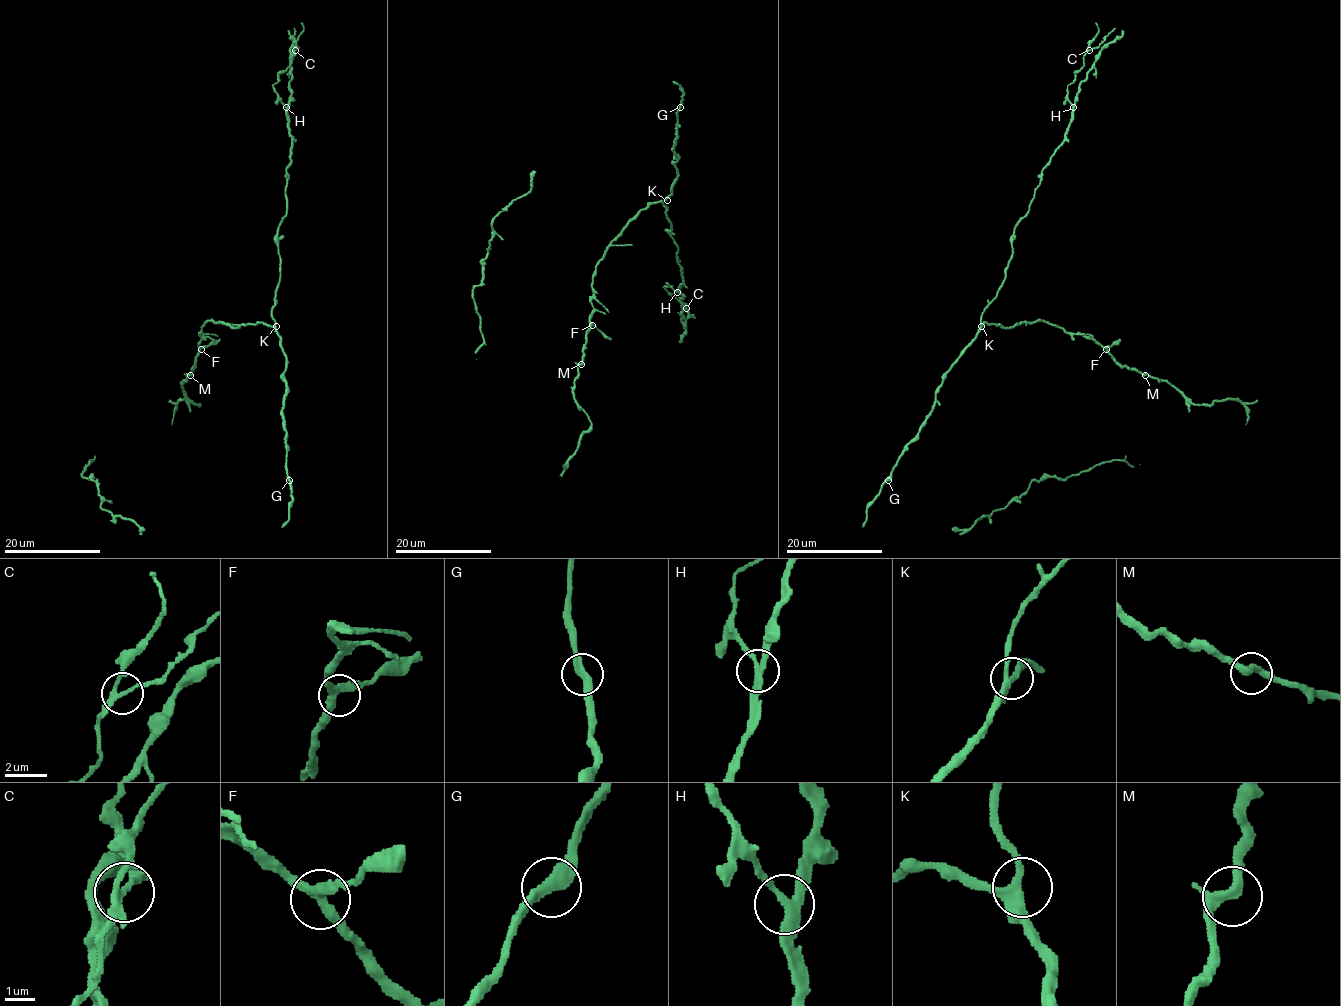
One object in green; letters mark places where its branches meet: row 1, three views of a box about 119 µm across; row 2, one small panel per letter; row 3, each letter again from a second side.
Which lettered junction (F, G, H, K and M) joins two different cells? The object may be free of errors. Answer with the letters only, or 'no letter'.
H

